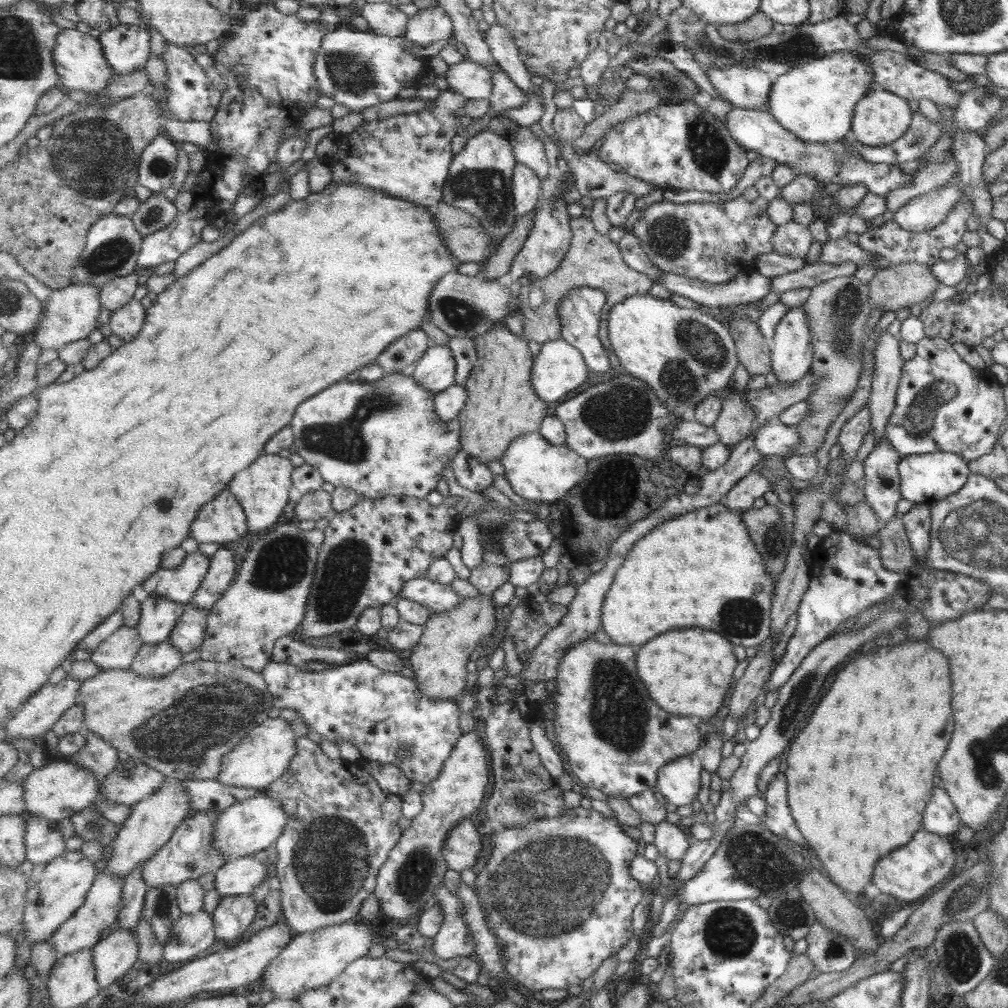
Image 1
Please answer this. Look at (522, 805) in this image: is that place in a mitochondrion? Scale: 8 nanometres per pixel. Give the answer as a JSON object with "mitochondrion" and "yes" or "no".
{"mitochondrion":"yes"}

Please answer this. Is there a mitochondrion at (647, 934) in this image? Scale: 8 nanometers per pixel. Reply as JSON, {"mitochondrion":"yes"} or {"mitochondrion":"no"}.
{"mitochondrion":"no"}

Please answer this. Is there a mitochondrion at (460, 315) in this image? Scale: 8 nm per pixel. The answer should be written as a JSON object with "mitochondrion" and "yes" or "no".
{"mitochondrion":"yes"}

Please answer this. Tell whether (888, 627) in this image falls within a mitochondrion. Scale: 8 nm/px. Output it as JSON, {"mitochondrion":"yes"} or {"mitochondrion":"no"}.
{"mitochondrion":"yes"}

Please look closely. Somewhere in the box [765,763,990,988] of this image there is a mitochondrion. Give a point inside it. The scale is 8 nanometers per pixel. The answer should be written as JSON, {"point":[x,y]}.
{"point":[962,957]}

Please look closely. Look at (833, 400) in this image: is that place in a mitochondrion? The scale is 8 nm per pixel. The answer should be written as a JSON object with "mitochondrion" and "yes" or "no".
{"mitochondrion":"yes"}

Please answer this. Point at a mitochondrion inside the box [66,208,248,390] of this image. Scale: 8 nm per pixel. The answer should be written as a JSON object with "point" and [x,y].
{"point":[109,257]}

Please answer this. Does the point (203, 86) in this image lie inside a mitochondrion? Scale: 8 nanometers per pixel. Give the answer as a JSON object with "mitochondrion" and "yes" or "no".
{"mitochondrion":"no"}

